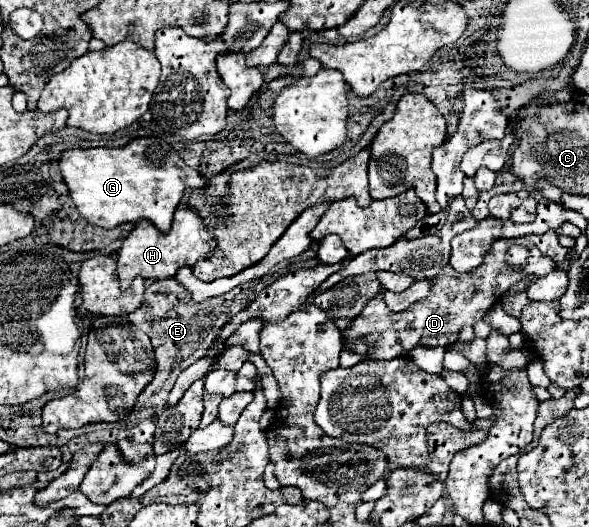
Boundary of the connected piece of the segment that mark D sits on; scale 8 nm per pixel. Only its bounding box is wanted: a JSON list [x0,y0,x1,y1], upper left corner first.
[341,237,555,359]

